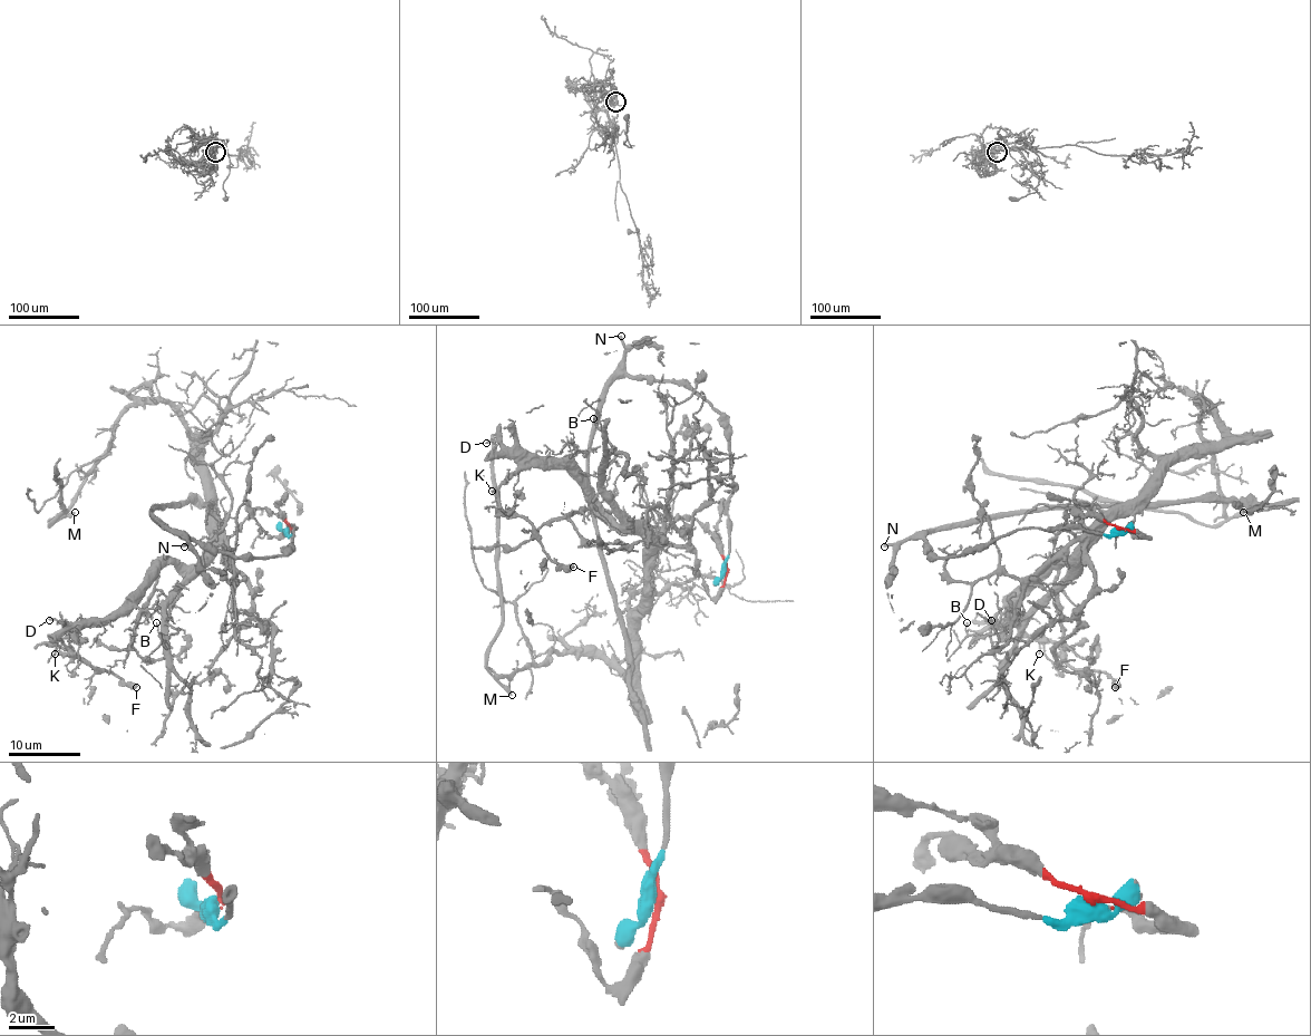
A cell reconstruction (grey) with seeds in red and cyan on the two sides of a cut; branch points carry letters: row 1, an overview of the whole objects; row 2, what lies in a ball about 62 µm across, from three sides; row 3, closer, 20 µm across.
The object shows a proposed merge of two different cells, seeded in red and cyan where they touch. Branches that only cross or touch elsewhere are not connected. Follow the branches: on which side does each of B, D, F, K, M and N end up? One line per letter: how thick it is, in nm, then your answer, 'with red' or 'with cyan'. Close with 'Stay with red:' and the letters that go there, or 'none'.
B: calibre 110 nm; with red
D: calibre 240 nm; with red
F: calibre 600 nm; with red
K: calibre 170 nm; with red
M: calibre 360 nm; with red
N: calibre 300 nm; with cyan
Stay with red: B, D, F, K, M

